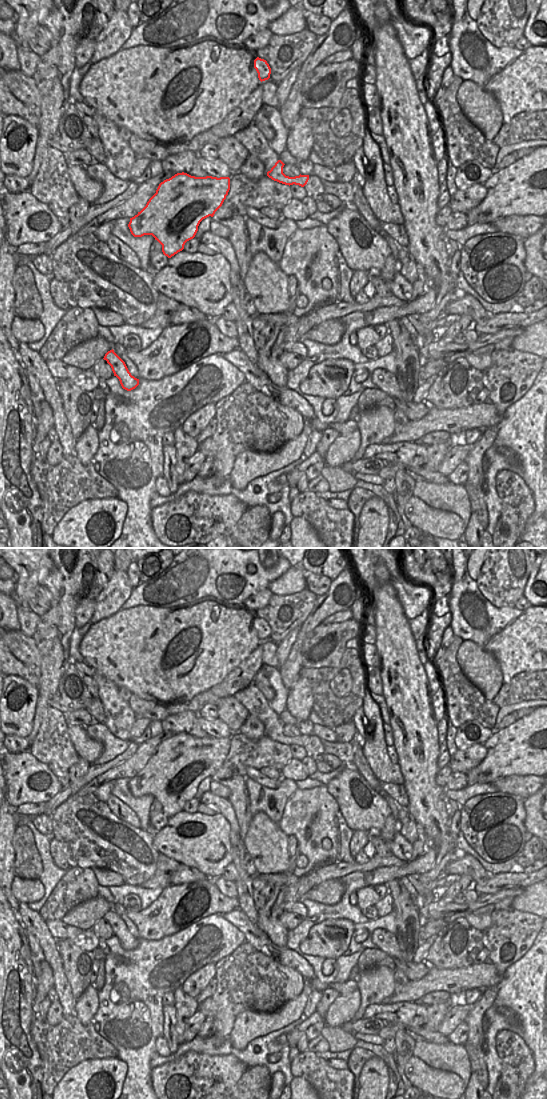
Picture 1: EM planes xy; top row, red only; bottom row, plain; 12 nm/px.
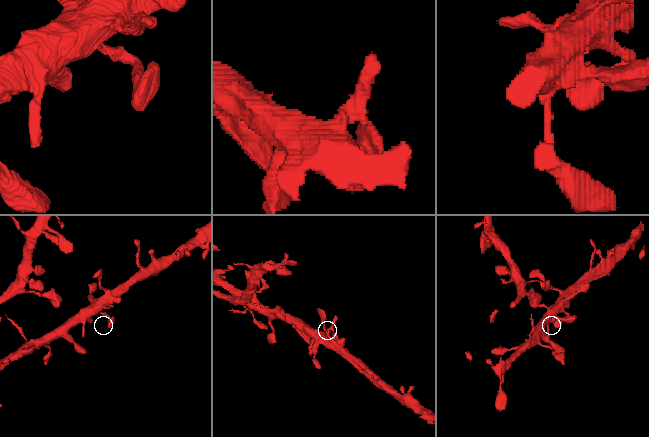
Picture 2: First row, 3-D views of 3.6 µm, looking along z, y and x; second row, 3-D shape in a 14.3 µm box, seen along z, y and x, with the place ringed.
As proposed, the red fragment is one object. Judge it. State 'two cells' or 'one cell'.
one cell

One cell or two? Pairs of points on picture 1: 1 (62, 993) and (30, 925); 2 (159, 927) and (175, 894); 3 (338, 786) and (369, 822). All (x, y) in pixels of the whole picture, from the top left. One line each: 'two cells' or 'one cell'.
1: one cell
2: one cell
3: one cell

